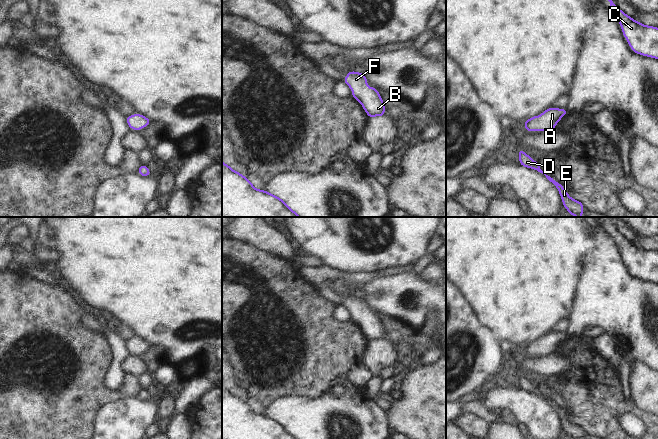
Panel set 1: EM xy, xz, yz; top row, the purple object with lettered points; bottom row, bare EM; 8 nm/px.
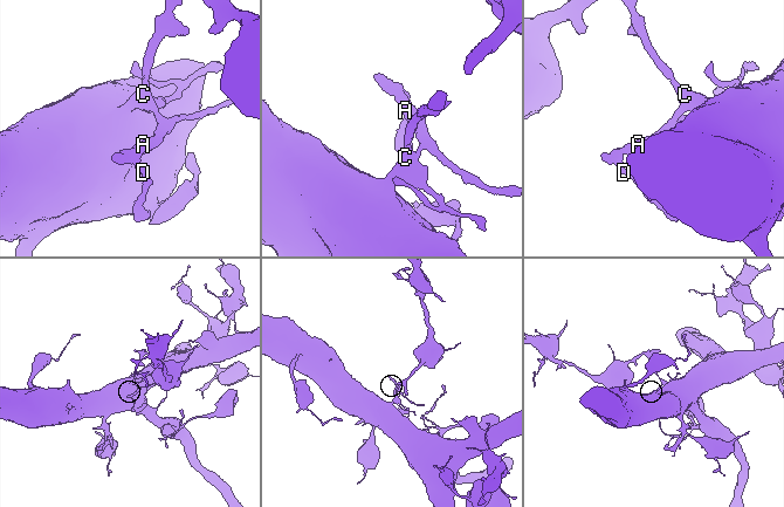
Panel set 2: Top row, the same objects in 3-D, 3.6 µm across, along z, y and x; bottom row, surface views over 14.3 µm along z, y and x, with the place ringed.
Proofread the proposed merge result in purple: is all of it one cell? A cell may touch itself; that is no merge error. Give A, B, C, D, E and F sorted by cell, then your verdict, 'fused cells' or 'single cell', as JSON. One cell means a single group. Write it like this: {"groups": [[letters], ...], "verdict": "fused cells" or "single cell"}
{"groups": [["A", "B", "C", "D", "E", "F"]], "verdict": "single cell"}

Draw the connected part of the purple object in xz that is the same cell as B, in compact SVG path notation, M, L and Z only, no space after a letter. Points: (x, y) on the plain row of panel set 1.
M350 295L343 305L353 314L352 320L361 327L368 341L385 340L378 314L367 310L367 302L361 296Z

